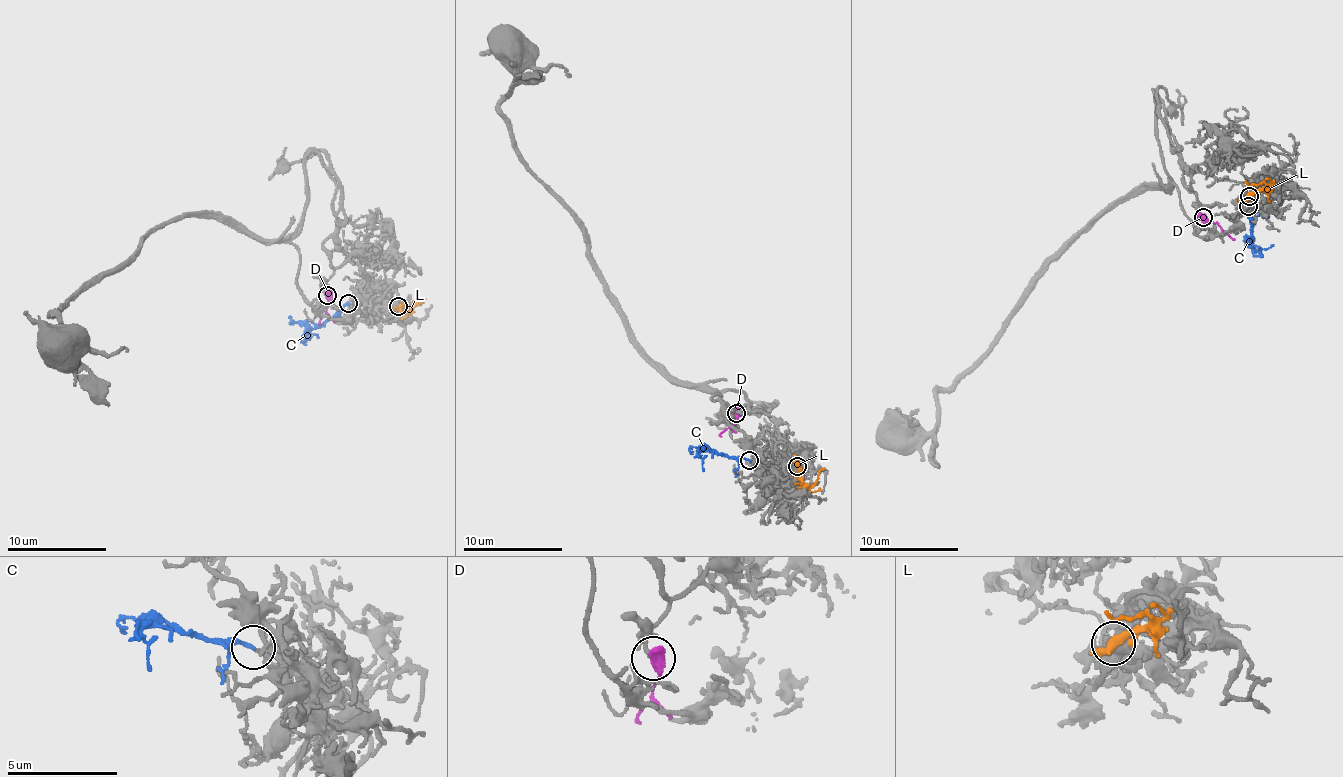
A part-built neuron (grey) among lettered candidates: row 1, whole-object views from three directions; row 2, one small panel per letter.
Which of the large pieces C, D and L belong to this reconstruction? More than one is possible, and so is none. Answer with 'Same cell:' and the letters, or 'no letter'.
Same cell: C

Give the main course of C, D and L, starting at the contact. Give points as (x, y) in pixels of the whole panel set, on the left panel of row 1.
C: (347, 302), (308, 334), (307, 339), (312, 337)
D: (326, 294), (330, 302), (321, 318), (322, 324)
L: (398, 307), (425, 299)

